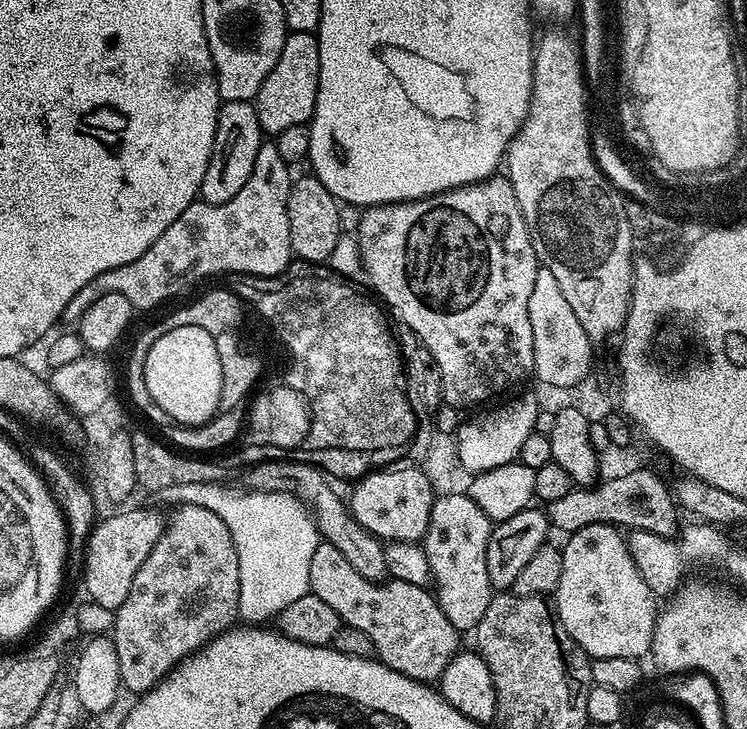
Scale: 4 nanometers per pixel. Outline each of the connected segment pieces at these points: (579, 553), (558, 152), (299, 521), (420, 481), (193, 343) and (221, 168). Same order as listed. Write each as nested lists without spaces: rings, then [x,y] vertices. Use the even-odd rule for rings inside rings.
[[[591,524],[571,533],[562,544],[562,578],[554,593],[554,611],[566,626],[569,640],[578,642],[589,658],[644,658],[652,647],[658,615],[658,597],[646,586],[630,550],[625,533],[614,524]]]
[[[548,32],[537,39],[532,58],[532,100],[523,126],[508,145],[506,175],[514,186],[518,206],[534,246],[537,261],[554,278],[558,278],[566,302],[570,302],[582,330],[586,330],[593,345],[600,346],[607,336],[624,331],[628,307],[632,301],[634,275],[634,235],[626,220],[625,197],[604,176],[593,156],[588,104],[584,101],[585,67],[577,41],[564,32]]]
[[[189,482],[183,486],[166,486],[159,492],[160,500],[169,500],[172,506],[179,504],[197,504],[206,510],[214,510],[222,522],[226,522],[226,530],[230,530],[230,538],[234,538],[234,550],[238,550],[238,578],[240,579],[240,614],[239,619],[252,626],[260,626],[268,619],[279,617],[290,602],[298,602],[298,598],[309,595],[310,558],[314,558],[314,550],[321,547],[322,537],[316,529],[313,513],[303,500],[291,492],[257,492],[243,490],[235,492],[227,488],[227,483],[203,484]]]
[[[389,466],[380,469],[379,472],[369,472],[367,476],[360,477],[355,481],[352,497],[347,497],[346,503],[349,512],[354,519],[371,532],[373,536],[384,542],[395,542],[401,540],[407,544],[423,541],[426,530],[430,526],[430,510],[434,499],[434,489],[430,478],[424,473],[423,467],[400,468],[404,466]]]
[[[183,326],[162,334],[150,348],[145,362],[146,390],[154,402],[179,425],[207,423],[221,411],[224,399],[224,367],[217,337],[198,326]]]
[[[250,100],[223,101],[216,119],[214,146],[206,166],[206,178],[202,178],[199,199],[206,204],[230,202],[230,198],[234,198],[234,194],[246,186],[246,178],[250,178],[250,170],[254,170],[261,143],[262,133],[255,103]]]

